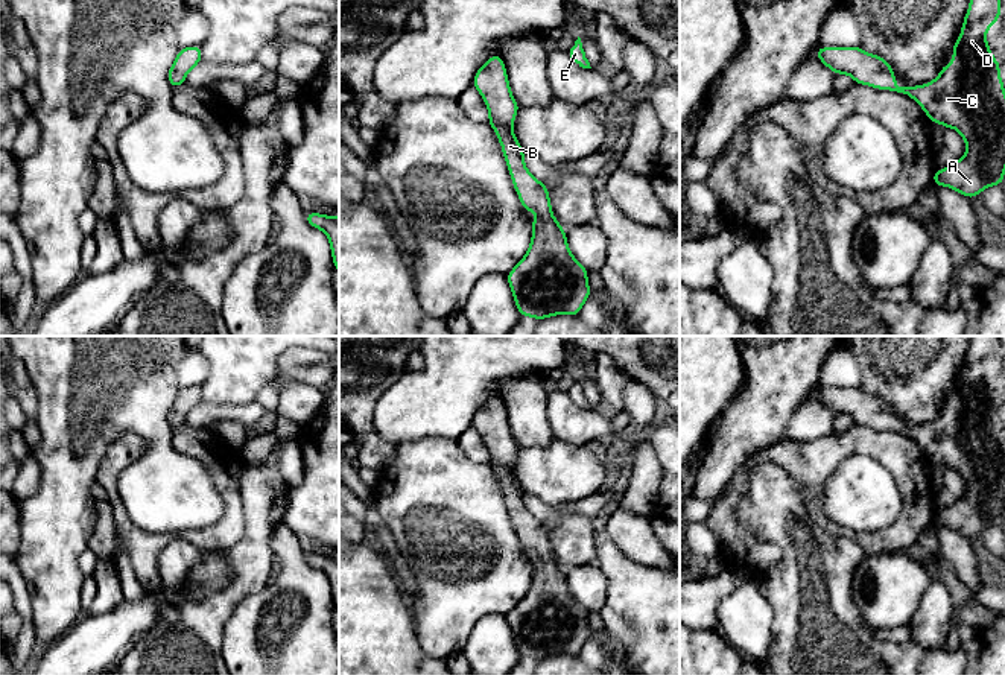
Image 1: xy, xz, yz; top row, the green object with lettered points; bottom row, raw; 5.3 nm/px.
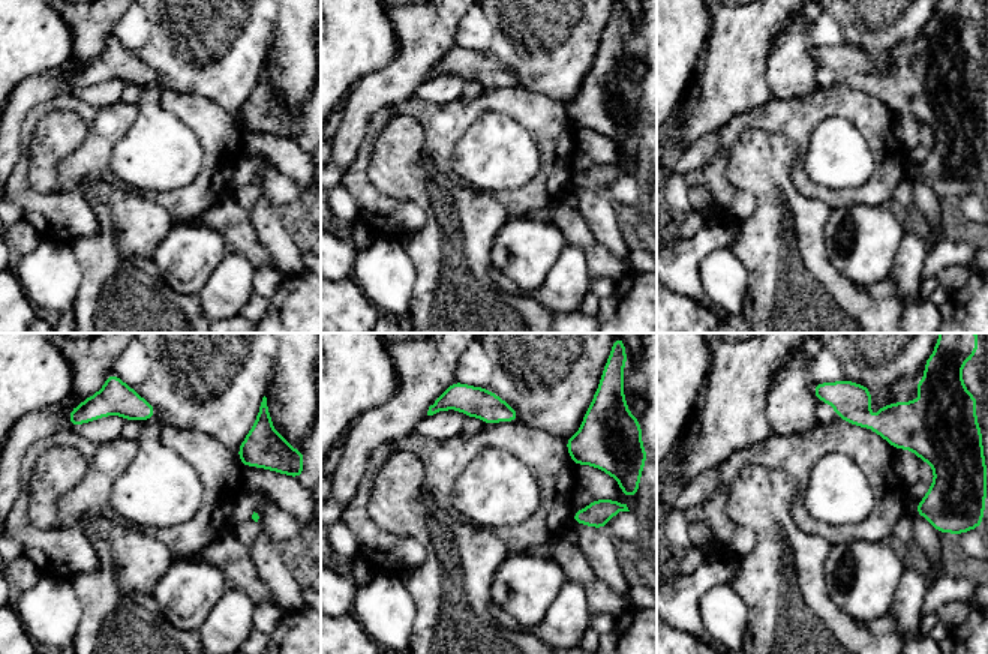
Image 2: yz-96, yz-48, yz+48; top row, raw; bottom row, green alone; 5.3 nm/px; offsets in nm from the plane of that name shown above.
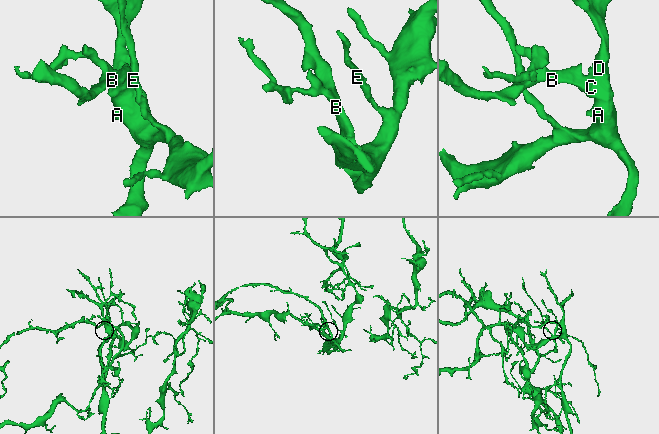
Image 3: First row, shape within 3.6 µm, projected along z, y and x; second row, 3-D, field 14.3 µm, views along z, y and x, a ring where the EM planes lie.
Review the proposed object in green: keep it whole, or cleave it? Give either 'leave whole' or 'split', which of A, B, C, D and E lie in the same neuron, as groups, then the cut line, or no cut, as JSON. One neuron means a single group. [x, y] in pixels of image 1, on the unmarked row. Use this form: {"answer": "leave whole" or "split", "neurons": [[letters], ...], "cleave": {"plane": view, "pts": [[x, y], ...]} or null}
{"answer": "leave whole", "neurons": [["A", "B", "C", "D", "E"]], "cleave": null}

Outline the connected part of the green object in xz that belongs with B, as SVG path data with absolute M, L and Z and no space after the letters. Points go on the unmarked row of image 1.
M493 394L476 412L471 426L487 444L488 464L499 477L523 550L540 553L531 561L532 581L526 596L505 614L518 655L538 663L553 655L578 657L591 635L588 610L569 590L566 570L552 555L549 528L525 506L525 490L512 471L520 445L511 433L499 394Z

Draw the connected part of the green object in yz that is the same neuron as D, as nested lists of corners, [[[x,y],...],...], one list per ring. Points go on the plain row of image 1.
[[[972,336],[961,376],[952,388],[953,403],[944,404],[940,415],[924,426],[897,427],[896,414],[888,401],[864,392],[859,386],[816,388],[815,395],[835,415],[851,415],[854,424],[903,433],[923,448],[930,462],[956,470],[967,485],[965,496],[946,509],[934,511],[932,523],[972,540],[990,526],[1003,526],[1005,427],[999,415],[1002,403],[994,400],[985,376],[987,369],[997,363],[1000,353],[999,336]]]

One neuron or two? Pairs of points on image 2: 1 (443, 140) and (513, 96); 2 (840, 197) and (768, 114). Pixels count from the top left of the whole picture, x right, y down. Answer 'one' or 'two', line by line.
1: one
2: one

